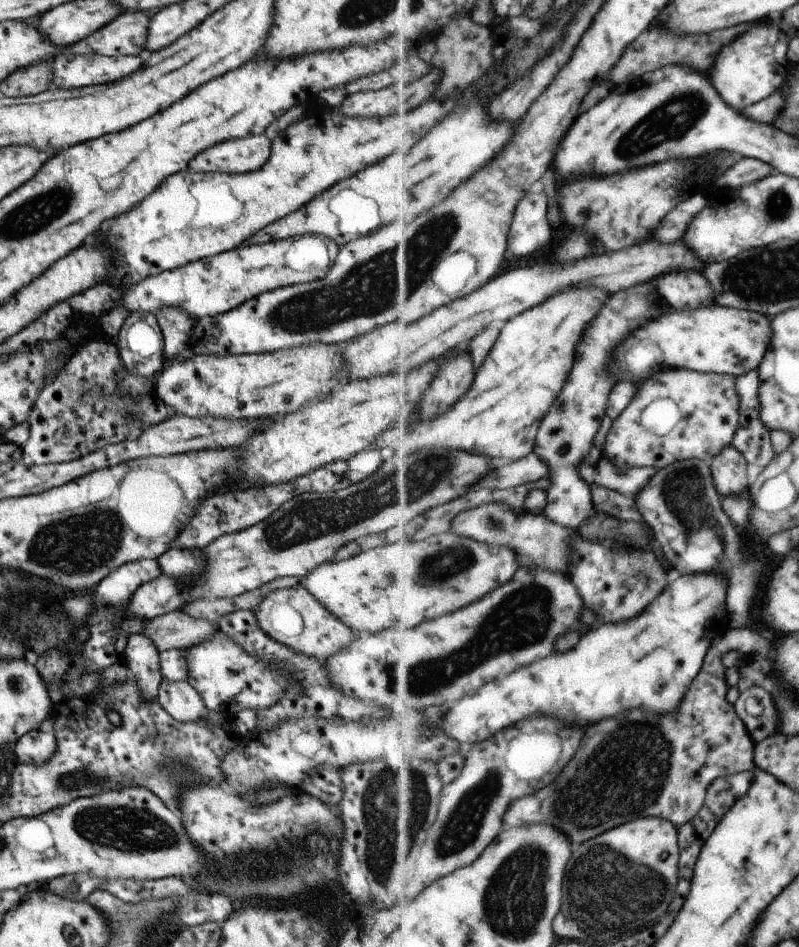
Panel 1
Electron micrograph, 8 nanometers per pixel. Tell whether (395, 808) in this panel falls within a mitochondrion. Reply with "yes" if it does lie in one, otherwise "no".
yes

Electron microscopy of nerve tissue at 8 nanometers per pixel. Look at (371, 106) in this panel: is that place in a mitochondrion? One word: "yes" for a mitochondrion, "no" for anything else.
no

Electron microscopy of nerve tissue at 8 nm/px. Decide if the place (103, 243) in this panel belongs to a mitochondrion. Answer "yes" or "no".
no

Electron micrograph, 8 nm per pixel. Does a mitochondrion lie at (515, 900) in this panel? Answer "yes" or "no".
yes

